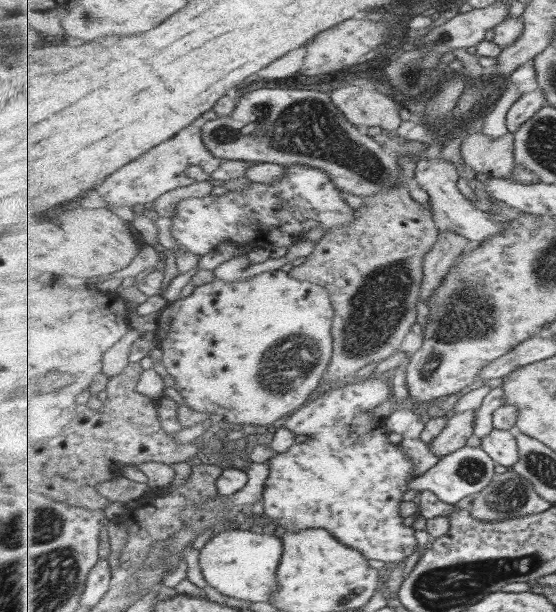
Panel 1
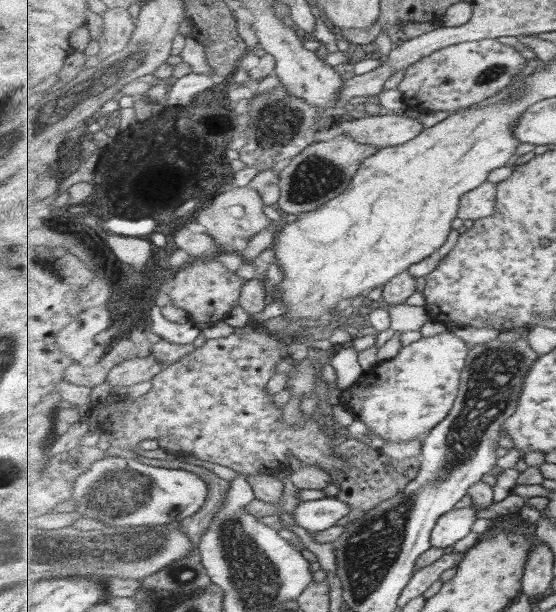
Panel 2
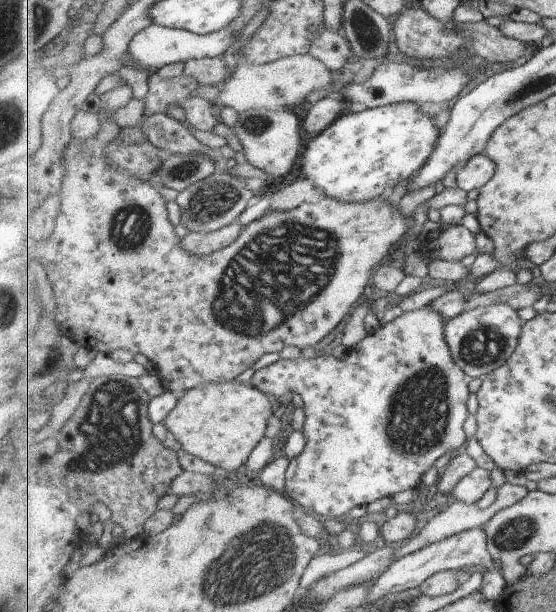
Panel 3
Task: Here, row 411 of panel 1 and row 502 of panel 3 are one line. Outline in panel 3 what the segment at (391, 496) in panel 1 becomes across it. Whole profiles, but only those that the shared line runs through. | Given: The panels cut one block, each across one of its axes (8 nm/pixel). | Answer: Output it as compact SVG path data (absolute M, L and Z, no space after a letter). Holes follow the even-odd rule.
M426 305L414 311L405 311L401 316L387 323L383 327L379 327L374 333L369 334L365 340L362 340L352 350L346 354L345 358L335 358L331 354L324 354L314 358L298 357L293 360L279 360L275 364L258 370L254 373L251 383L262 391L273 396L279 397L281 400L288 398L292 393L298 393L303 398L303 408L305 409L306 422L303 428L305 436L307 436L307 444L305 450L290 460L289 468L286 472L286 488L285 494L289 496L289 500L302 508L303 511L316 513L320 519L334 518L335 520L343 520L353 508L357 506L367 506L373 504L381 498L387 498L391 494L403 492L403 490L413 490L420 488L421 478L433 468L433 464L444 454L449 453L455 455L464 450L469 437L465 434L465 420L469 418L469 410L467 410L467 400L469 400L469 381L470 378L457 366L456 360L453 360L452 348L449 348L447 338L445 338L445 326L447 321L445 316L439 310Z

